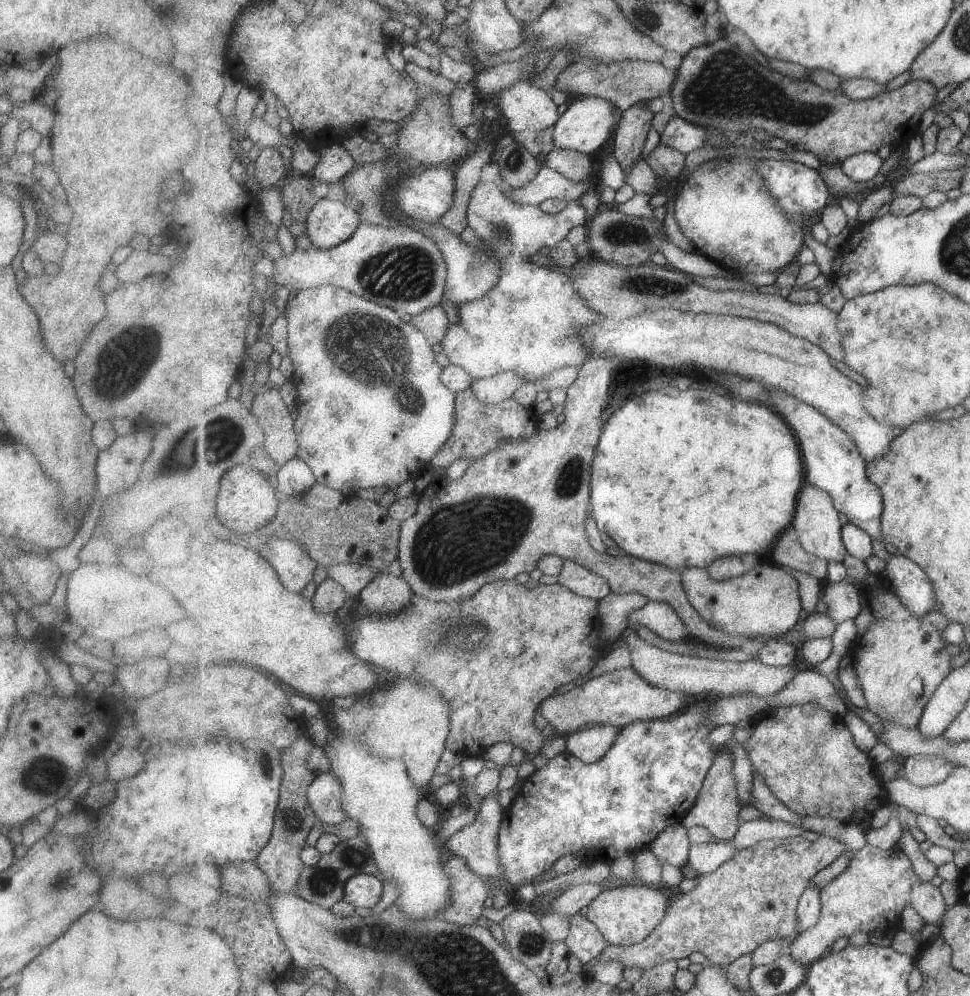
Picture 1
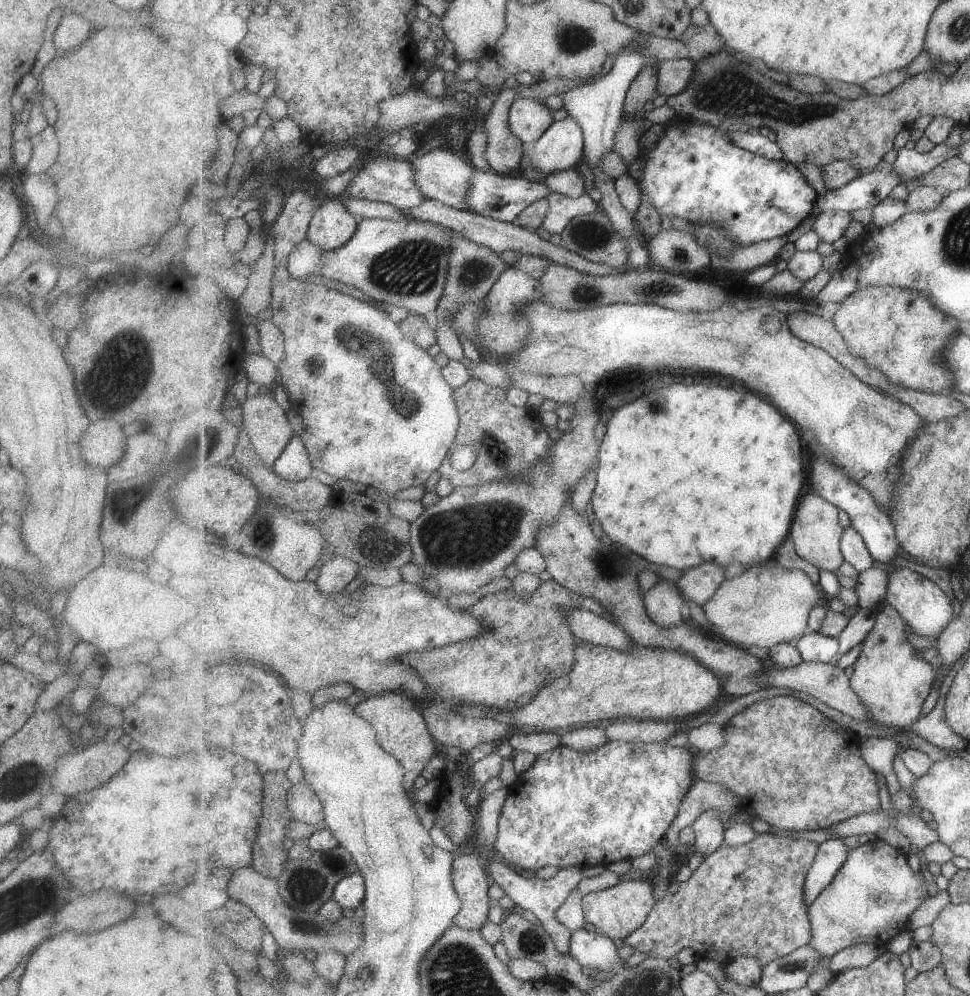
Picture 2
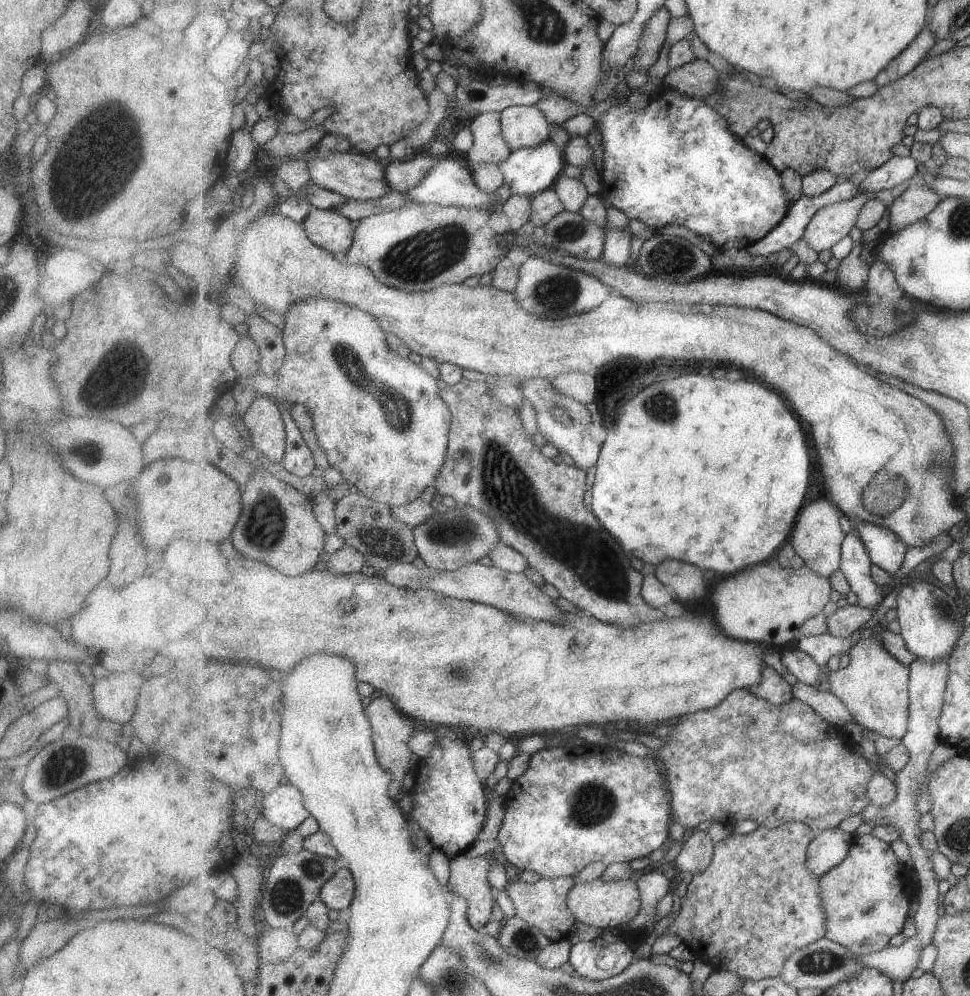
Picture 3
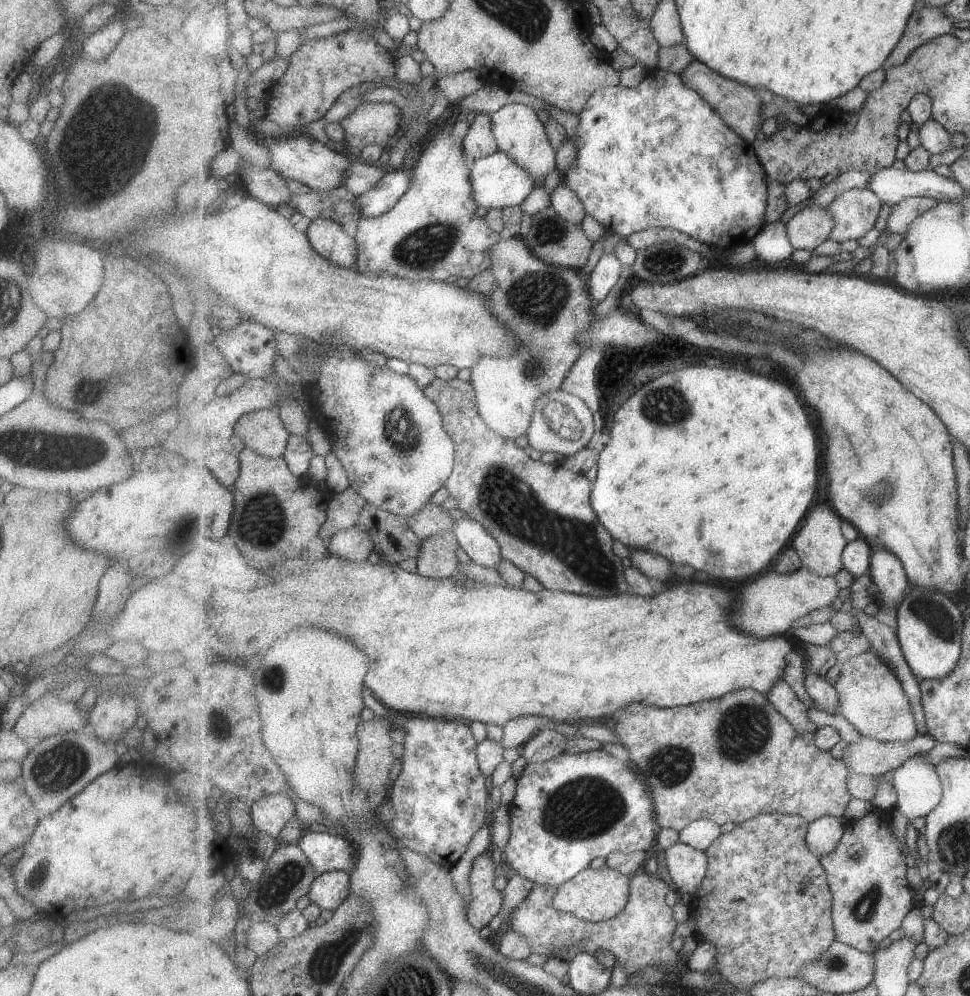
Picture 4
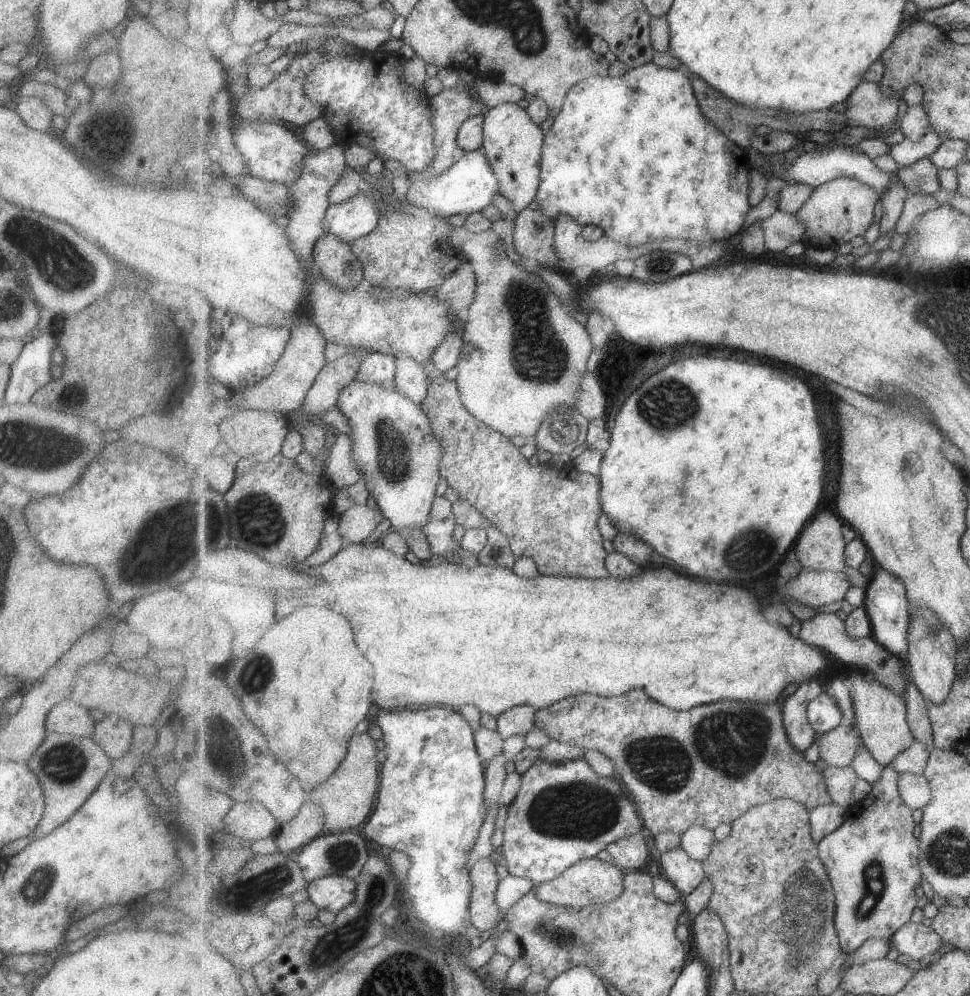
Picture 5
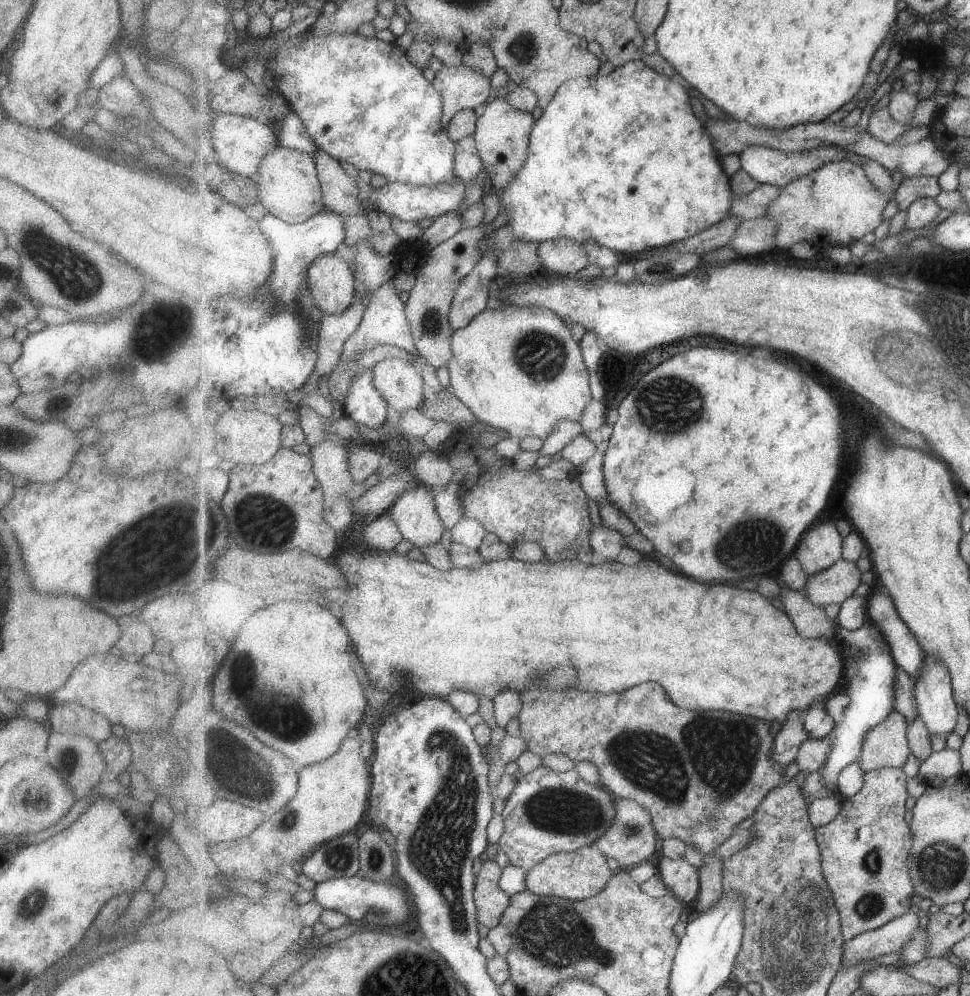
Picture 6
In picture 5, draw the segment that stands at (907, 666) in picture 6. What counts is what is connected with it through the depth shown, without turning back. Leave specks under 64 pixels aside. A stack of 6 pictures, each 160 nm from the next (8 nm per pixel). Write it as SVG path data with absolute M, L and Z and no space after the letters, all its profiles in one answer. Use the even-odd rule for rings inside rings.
M875 568L876 573L870 586L865 590L866 598L863 603L873 626L873 638L884 645L895 656L908 658L909 656L909 630L912 627L912 612L909 604L908 589L905 582L893 576L883 568Z

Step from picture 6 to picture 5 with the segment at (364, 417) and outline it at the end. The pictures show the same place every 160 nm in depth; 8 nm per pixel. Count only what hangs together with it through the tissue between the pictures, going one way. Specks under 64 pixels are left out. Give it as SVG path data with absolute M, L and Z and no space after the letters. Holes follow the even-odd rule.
M369 353L361 362L356 380L363 384L392 384L395 370L397 370L395 357Z

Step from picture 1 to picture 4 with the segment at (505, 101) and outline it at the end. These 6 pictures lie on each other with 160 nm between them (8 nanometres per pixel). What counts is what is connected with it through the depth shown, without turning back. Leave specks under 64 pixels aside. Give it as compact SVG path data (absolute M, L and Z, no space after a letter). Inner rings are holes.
M514 103L497 110L491 116L492 130L499 150L507 152L521 168L525 168L533 176L536 185L542 184L556 170L557 162L555 148L549 140L545 125L539 120L539 114L531 106Z

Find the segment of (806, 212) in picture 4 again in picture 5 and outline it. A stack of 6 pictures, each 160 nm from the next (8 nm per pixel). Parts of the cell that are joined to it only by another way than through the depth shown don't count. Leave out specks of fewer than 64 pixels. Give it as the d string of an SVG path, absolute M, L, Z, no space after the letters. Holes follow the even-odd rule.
M778 211L763 220L761 230L763 230L765 250L785 253L791 244L803 240L807 226L795 216L795 213Z

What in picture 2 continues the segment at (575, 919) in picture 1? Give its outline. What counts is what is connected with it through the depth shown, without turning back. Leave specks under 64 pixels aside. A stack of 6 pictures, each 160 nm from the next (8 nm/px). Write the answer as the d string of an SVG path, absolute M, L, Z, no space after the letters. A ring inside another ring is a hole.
M576 930L571 939L570 955L576 961L579 961L583 967L591 967L597 969L598 972L603 972L603 977L608 977L623 969L625 960L619 956L619 948L613 942L611 937L604 935L601 932L591 932L591 930Z

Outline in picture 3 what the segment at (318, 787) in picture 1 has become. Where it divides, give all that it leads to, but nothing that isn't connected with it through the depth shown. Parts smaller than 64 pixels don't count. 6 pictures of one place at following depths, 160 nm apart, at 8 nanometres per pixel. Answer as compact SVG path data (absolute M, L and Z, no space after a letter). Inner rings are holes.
M290 782L280 785L264 799L263 817L286 831L297 828L309 816L312 815L305 807L301 790Z

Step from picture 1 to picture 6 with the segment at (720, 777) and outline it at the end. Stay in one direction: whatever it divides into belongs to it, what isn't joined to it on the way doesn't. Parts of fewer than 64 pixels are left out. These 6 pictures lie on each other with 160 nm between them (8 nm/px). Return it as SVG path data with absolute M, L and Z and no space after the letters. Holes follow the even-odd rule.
M663 857L658 872L668 891L675 893L685 905L697 900L701 889L700 872L685 858L671 860Z

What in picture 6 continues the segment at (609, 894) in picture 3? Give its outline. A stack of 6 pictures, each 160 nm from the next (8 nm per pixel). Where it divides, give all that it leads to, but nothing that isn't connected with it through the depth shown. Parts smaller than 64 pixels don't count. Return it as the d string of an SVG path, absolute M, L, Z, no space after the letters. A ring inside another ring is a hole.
M590 845L579 848L575 852L555 852L549 858L541 860L540 864L527 869L525 884L527 884L528 891L537 895L583 901L599 894L609 880L612 880L614 874L604 853Z

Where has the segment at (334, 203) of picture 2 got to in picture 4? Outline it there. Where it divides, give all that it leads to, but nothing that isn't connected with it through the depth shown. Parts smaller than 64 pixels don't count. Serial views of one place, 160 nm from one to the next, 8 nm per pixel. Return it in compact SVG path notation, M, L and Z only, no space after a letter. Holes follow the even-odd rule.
M319 218L310 224L307 234L313 248L325 260L341 268L356 268L359 260L357 240L347 235L341 223Z

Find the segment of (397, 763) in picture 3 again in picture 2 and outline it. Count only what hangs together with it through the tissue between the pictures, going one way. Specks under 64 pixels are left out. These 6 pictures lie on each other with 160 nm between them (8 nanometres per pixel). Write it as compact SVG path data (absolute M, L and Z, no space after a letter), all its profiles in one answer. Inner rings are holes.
M391 691L365 697L355 710L360 717L368 720L376 728L381 746L387 752L395 755L401 764L404 764L408 770L404 776L404 785L412 793L414 791L413 784L423 774L427 760L431 760L431 756L439 754L440 747L429 730L428 721L424 717L418 701L409 693Z

